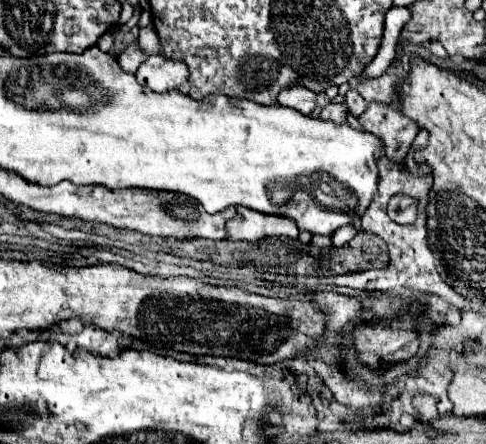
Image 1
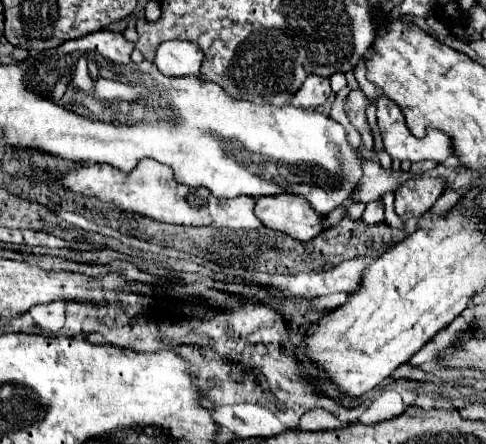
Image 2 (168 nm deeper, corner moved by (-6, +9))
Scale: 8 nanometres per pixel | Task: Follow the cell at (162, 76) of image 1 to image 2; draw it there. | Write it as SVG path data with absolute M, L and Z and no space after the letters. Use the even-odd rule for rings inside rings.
M170 40L160 44L154 64L164 76L198 76L202 58L204 54L194 42Z

